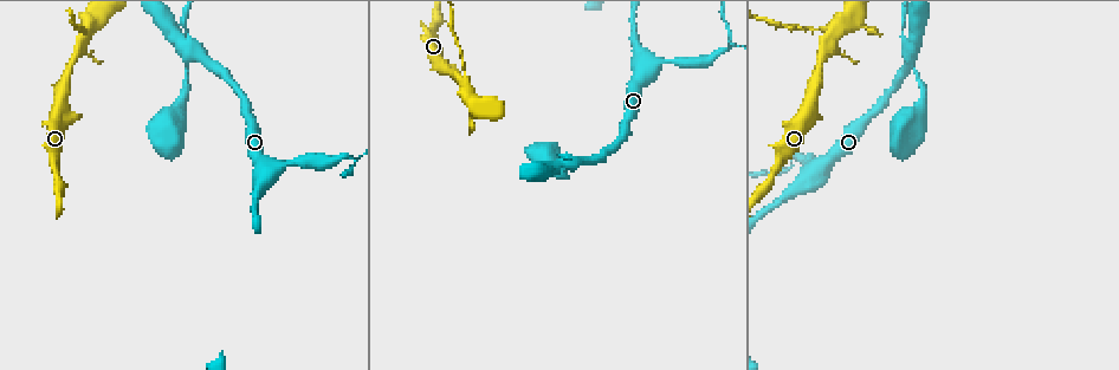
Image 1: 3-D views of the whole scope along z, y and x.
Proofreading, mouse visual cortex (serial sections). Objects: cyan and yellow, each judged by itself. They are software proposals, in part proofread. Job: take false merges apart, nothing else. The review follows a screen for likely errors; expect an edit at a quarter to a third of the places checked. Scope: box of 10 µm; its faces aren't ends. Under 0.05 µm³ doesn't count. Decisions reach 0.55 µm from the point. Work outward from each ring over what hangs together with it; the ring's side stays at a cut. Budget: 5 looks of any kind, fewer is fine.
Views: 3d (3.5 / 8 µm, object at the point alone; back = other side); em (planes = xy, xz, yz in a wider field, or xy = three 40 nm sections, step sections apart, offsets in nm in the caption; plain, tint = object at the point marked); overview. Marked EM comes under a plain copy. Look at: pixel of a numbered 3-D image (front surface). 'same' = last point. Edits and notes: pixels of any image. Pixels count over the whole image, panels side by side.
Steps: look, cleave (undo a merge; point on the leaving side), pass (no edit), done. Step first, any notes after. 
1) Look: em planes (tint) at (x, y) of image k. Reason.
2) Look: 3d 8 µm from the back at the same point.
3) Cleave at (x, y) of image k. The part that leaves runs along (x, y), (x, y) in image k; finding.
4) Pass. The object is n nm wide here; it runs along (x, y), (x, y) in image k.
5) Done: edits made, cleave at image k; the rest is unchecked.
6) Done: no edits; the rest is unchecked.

Look: 3d 8 µm at (911, 55) of image 1. Looks like a crossing.

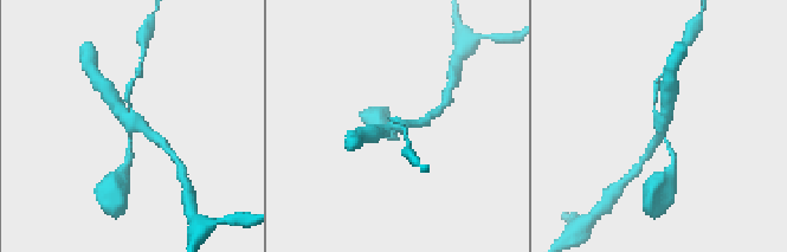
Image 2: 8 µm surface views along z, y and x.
Look: em xy step 3 (tint) at the same point. 4 arms meet here; the arms are 100, 150, 300, 350 nm wide; shape alone is not enough.

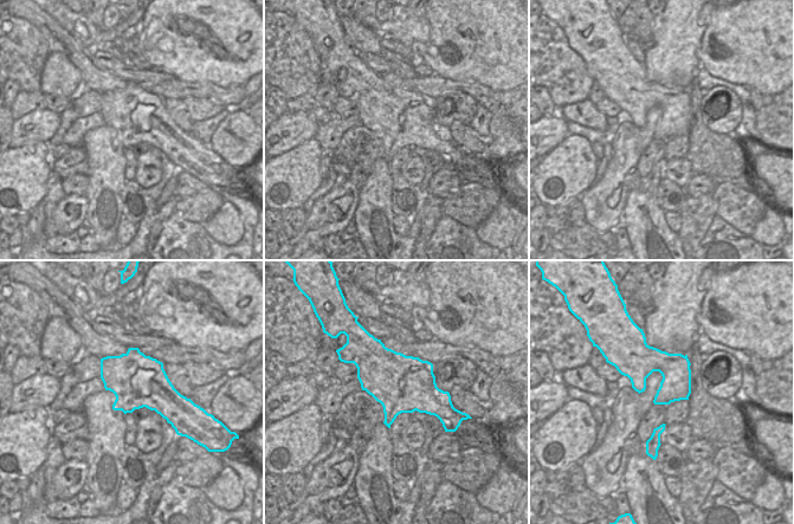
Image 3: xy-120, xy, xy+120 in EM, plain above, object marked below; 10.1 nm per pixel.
Cleave at (129, 155) of image 2. The part that leaves runs along (130, 129), (129, 161), (122, 174) in image 2; a second cell is stuck on.

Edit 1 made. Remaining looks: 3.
Look: overview.

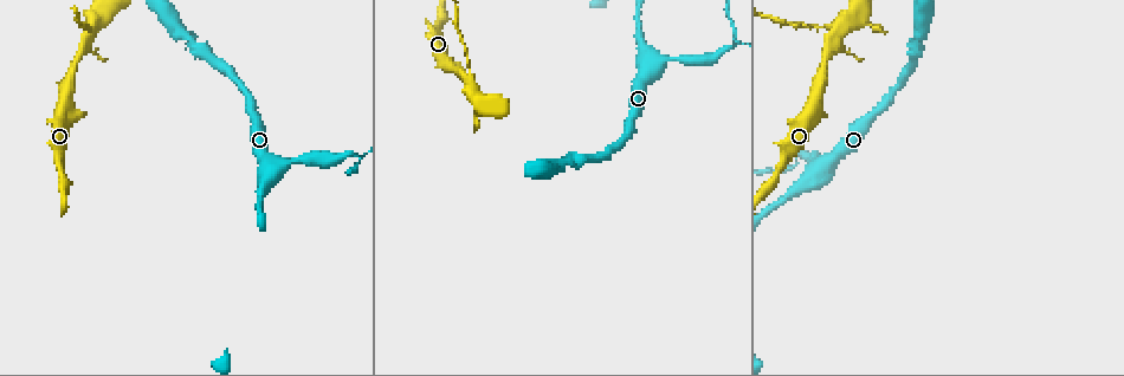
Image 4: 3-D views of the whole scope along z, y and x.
Look: 3d 3.5 µm from the back at (657, 63) of image 4. A fork.

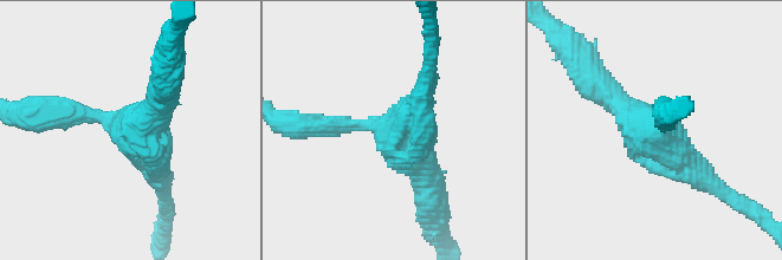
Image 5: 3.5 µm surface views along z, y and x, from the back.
Look: em planes (tint) at (392, 137) of image 5. Need the tissue.

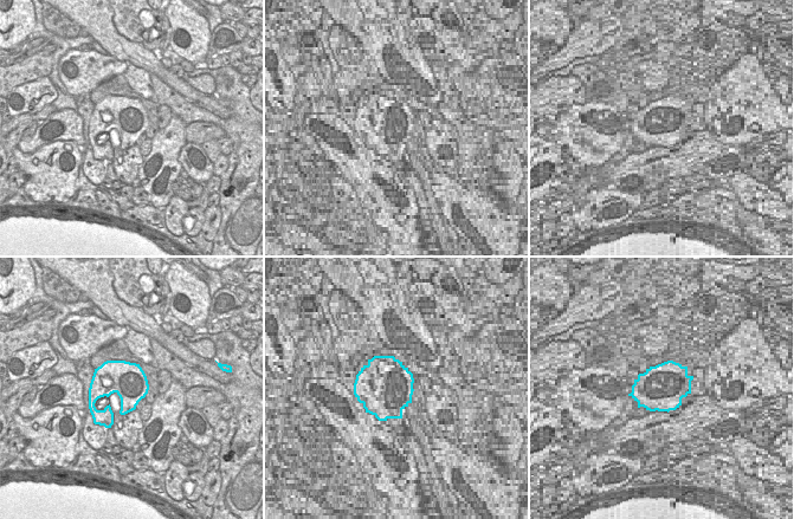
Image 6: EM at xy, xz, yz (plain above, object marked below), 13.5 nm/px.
Pass. It runs along (432, 187), (381, 127), (318, 127) in image 5; all the same cell.

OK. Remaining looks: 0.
Done: edits made, cleave at image 2; the rest is unchecked.

